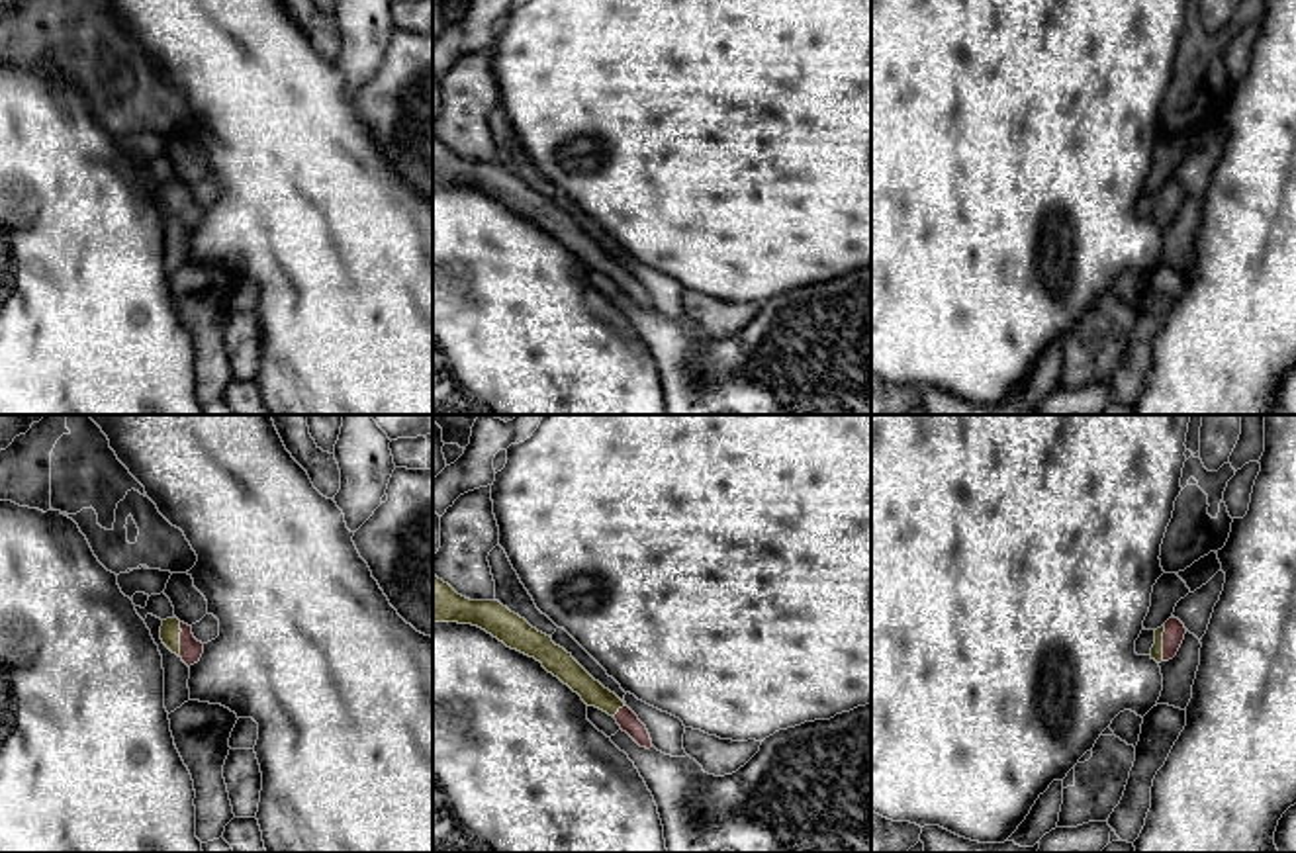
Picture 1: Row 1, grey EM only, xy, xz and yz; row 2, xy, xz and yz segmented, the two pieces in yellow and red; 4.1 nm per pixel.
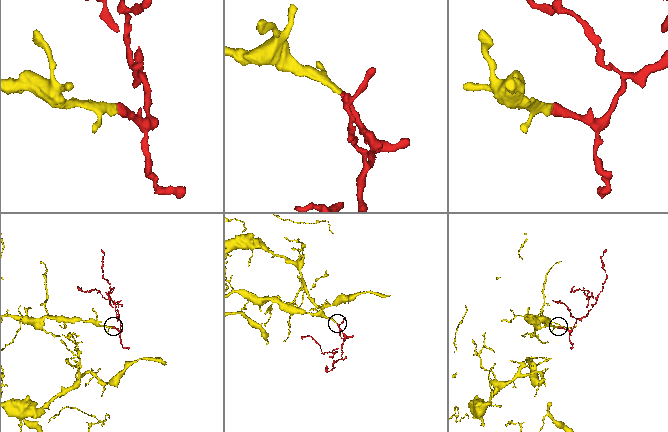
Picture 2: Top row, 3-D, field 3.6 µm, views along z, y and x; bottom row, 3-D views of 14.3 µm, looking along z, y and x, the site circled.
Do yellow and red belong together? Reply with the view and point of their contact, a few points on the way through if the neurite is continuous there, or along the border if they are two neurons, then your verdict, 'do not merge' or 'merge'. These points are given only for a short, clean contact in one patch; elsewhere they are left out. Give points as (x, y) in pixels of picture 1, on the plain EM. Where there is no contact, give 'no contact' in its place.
contact xy (179, 202); way xy (171, 192), (179, 202), (190, 212); merge

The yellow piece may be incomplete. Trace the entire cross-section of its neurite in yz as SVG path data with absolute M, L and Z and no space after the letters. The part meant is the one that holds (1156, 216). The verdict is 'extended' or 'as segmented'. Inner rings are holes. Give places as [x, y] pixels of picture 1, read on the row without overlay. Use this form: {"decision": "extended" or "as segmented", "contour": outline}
{"decision": "extended", "contour": "M1169 180L1161 190L1155 192L1155 205L1151 209L1151 221L1157 225L1169 223L1177 217L1186 190L1179 180Z"}

